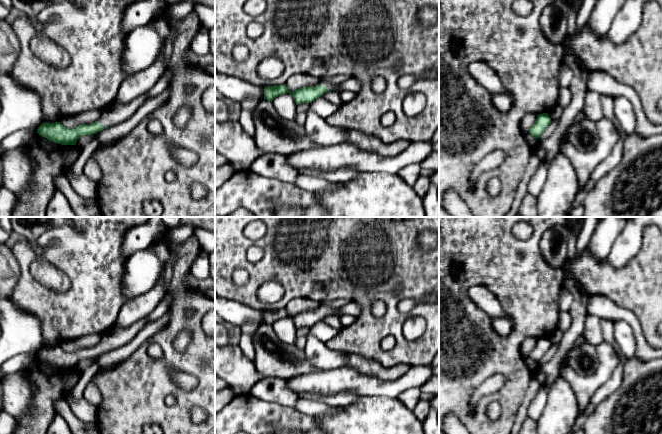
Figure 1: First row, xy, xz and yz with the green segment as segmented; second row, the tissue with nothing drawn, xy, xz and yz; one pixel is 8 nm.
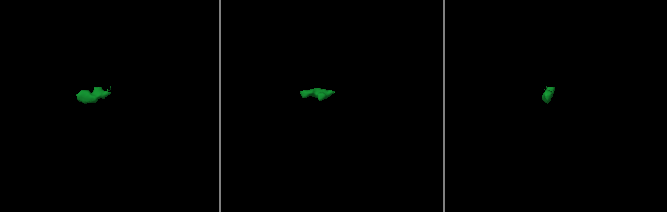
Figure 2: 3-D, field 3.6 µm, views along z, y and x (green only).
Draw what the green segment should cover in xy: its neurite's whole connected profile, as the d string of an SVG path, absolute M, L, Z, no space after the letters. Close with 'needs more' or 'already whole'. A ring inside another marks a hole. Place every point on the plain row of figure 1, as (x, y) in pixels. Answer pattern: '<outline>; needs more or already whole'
M147 317L140 319L127 328L120 328L113 325L107 332L102 334L101 341L91 349L79 349L69 353L61 346L42 347L37 357L49 365L61 369L76 369L77 364L84 359L92 359L96 356L115 350L129 343L147 324Z; needs more

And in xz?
M322 306L316 311L303 311L295 315L289 315L286 308L277 310L266 310L264 311L264 323L268 325L273 325L278 319L290 317L296 327L296 329L302 327L311 327L315 323L321 321L324 317L328 315L341 316L338 308L333 308L329 306Z; needs more

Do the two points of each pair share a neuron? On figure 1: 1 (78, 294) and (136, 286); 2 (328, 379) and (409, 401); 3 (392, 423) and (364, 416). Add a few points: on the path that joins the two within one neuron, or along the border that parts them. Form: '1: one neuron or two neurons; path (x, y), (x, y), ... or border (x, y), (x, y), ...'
1: two neurons; border (126, 265), (122, 280), (122, 292), (130, 299)
2: two neurons; border (419, 387), (410, 387), (396, 396)
3: one neuron; path (385, 423), (371, 423)

